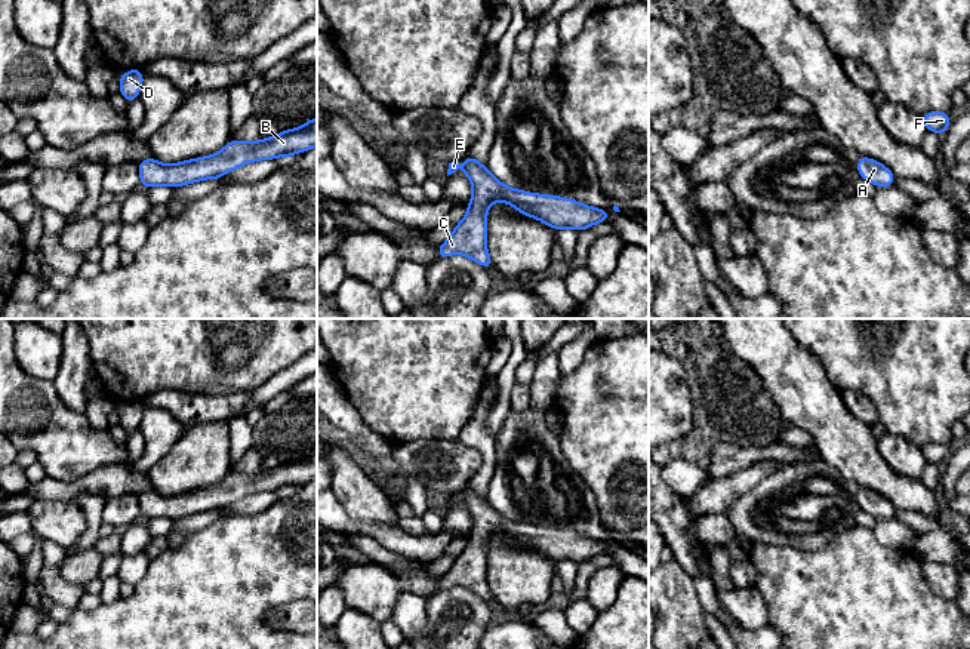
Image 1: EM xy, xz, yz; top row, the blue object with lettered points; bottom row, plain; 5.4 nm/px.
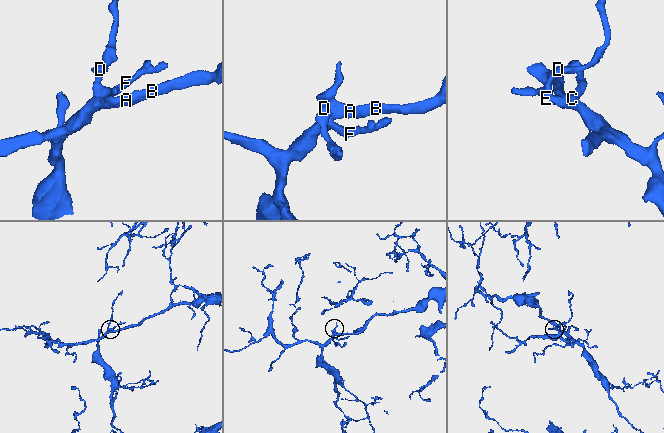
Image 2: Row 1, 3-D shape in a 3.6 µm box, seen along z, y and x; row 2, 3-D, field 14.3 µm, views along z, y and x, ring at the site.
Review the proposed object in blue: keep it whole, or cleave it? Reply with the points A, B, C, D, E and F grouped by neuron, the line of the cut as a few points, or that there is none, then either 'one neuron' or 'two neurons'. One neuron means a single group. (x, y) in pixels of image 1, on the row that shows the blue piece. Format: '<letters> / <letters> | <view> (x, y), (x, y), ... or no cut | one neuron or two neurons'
A B C D E F | no cut | one neuron

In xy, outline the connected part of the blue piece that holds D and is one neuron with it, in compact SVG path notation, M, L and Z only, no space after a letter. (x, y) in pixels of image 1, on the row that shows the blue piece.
M129 70L120 76L118 92L123 95L126 102L132 102L139 98L139 92L144 83L142 70Z

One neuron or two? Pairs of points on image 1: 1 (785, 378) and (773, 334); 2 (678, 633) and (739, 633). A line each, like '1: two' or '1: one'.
1: one
2: two

